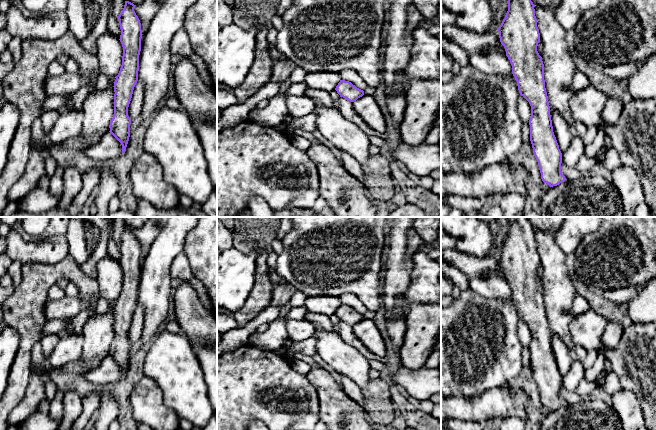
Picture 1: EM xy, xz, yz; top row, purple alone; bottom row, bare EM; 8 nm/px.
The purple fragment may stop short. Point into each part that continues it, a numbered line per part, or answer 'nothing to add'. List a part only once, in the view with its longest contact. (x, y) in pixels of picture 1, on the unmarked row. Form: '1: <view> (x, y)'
nothing to add

